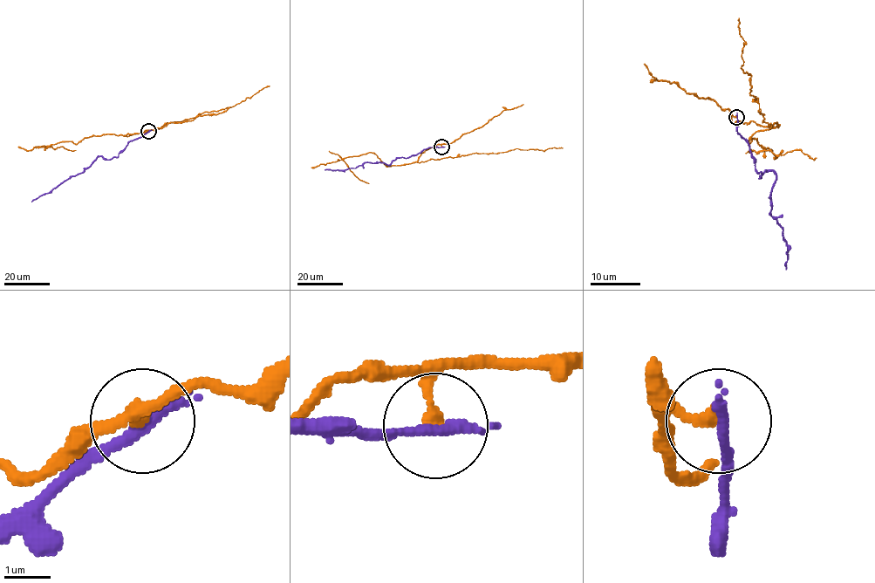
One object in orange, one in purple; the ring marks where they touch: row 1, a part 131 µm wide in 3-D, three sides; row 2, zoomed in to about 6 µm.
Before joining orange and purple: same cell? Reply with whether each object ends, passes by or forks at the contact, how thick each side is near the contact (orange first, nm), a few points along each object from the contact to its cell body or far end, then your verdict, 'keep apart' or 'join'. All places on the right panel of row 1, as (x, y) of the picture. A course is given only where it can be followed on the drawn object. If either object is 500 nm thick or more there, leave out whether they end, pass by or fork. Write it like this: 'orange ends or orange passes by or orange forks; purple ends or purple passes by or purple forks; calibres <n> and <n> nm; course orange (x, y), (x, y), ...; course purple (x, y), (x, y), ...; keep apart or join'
orange ends; purple passes by; calibres 280 and 240 nm; course orange (737, 117), (731, 120), (769, 126), (741, 67), (740, 17); course purple (737, 117), (737, 132), (749, 147), (759, 178), (767, 170), (775, 175), (770, 214), (782, 228), (787, 270); keep apart

